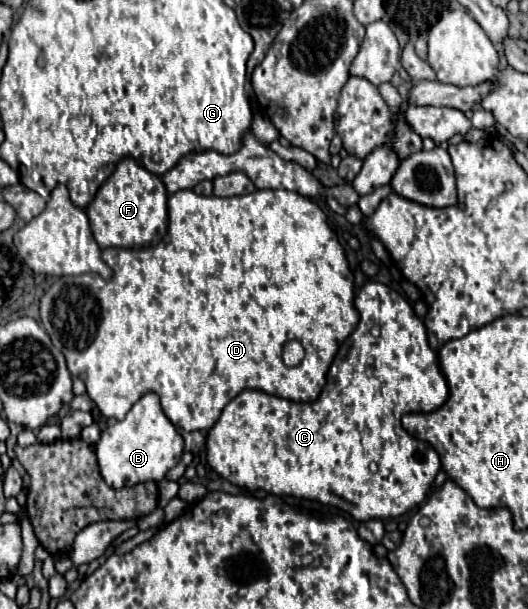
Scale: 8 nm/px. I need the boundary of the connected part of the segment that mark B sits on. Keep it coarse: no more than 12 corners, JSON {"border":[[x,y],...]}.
{"border":[[146,393],[96,443],[114,489],[162,481],[184,439]]}

